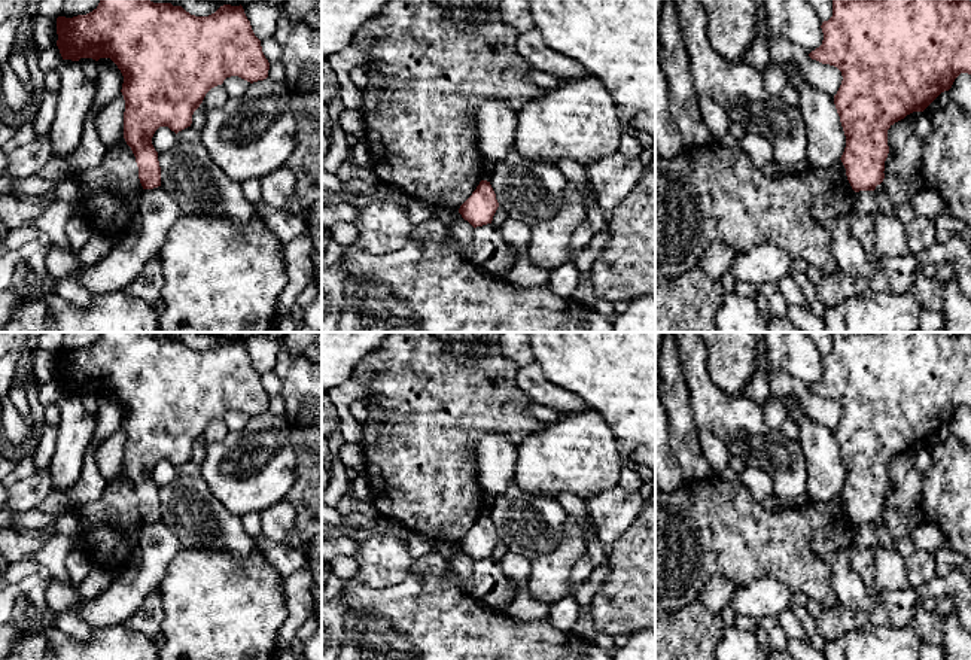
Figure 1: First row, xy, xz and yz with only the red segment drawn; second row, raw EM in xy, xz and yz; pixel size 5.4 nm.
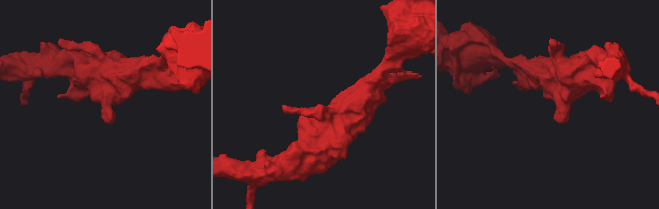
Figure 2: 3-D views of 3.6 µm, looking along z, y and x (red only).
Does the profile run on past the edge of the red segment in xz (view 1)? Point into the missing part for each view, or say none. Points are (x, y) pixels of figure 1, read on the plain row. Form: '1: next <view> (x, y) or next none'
1: next none

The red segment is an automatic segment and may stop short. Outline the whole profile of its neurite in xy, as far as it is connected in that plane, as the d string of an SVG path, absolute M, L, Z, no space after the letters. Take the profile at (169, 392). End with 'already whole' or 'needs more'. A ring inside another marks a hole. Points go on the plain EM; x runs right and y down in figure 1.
M100 332L98 340L73 352L57 352L57 380L63 393L110 392L124 410L122 429L125 434L124 472L131 481L139 501L143 523L161 520L161 501L152 471L159 460L168 460L176 468L192 457L192 448L206 428L222 419L226 411L238 410L250 417L268 411L270 396L265 392L261 374L255 369L243 340L223 338L208 350L195 350L182 340L153 337L149 332Z; already whole

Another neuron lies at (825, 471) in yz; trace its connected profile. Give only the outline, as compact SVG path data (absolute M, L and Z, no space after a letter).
M783 396L791 417L800 429L798 441L807 462L807 498L830 501L846 481L846 469L837 447L834 431L812 422L792 396Z

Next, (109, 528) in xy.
M124 468L107 480L100 499L76 507L73 514L79 518L80 551L92 565L110 572L130 565L139 548L143 520Z

